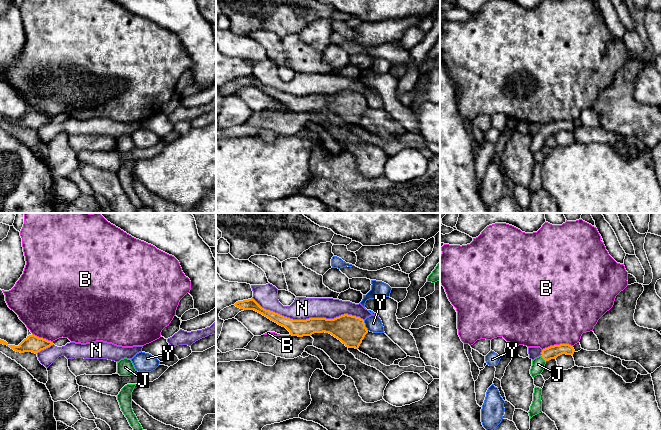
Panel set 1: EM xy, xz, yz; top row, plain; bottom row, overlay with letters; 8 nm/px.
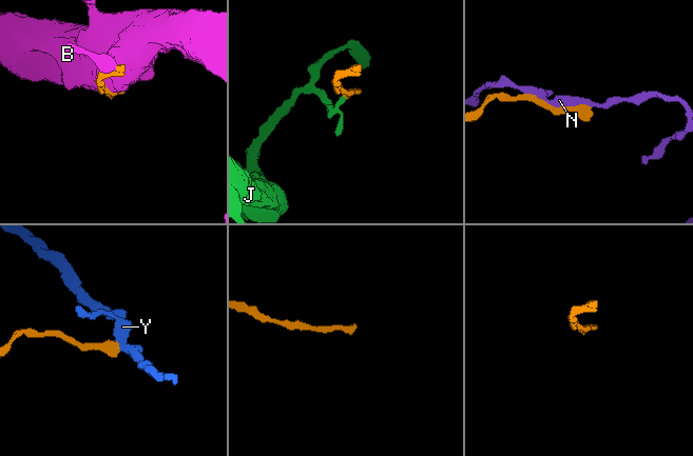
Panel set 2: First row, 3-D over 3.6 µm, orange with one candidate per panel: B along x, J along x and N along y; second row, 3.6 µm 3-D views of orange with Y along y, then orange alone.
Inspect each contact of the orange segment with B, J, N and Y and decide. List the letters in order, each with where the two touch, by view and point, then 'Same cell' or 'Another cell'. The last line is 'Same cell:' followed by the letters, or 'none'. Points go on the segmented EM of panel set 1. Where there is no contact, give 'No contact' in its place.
B: Touches orange at yz (557, 345). Another cell
J: Touches orange at yz (543, 358). Same cell
N: Touches orange at xz (309, 318). Another cell
Y: Touches orange at xz (364, 325). Another cell
Same cell: J

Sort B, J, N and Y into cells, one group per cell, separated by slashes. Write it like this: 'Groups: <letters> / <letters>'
Groups: B / J / N / Y

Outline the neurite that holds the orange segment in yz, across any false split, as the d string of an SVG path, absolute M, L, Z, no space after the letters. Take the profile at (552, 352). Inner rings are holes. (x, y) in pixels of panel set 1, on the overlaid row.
M560 344L550 346L545 348L541 352L541 356L532 360L532 366L530 369L530 374L534 378L537 375L540 375L545 369L545 364L551 359L555 359L562 354L573 355L575 352L573 346L569 344Z

